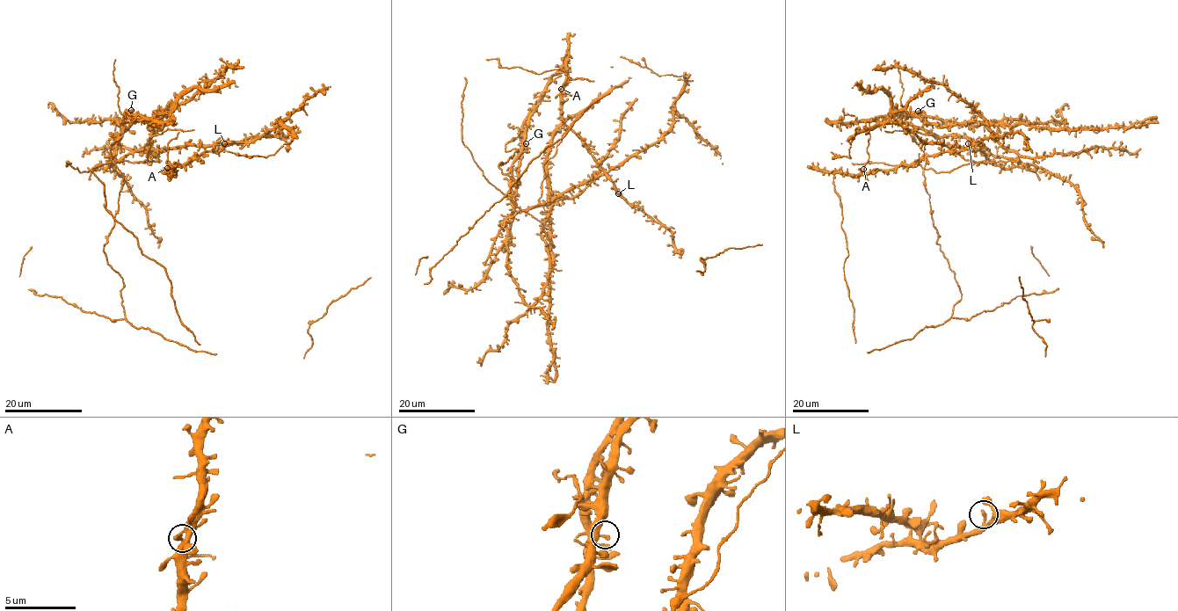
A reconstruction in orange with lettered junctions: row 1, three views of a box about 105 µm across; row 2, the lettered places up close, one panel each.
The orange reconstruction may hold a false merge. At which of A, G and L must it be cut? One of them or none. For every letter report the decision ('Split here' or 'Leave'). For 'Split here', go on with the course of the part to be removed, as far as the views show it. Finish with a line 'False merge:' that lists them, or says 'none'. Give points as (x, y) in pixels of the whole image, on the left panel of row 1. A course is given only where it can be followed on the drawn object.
A: Split here. Course of the part to remove: (167, 168), (168, 144), (178, 132)
G: Leave
L: Leave
False merge: A

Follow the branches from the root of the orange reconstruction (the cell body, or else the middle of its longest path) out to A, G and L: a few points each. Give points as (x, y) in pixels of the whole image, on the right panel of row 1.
A: (915, 128), (939, 136), (970, 137), (993, 161), (980, 149), (950, 146), (909, 164), (870, 172), (864, 169)
G: (915, 128), (911, 124), (911, 117), (918, 111)
L: (915, 128), (939, 136), (970, 137), (993, 161), (980, 149), (960, 146), (949, 149), (963, 150), (968, 143)

